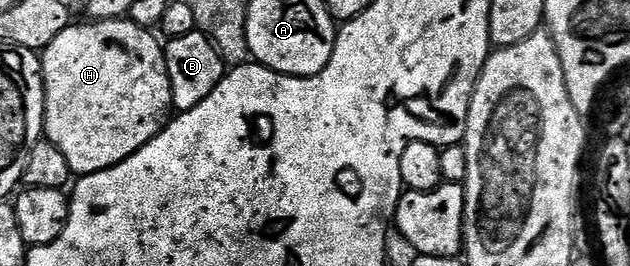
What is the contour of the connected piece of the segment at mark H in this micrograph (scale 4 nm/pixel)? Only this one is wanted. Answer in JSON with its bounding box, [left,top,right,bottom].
[41,19,172,175]

